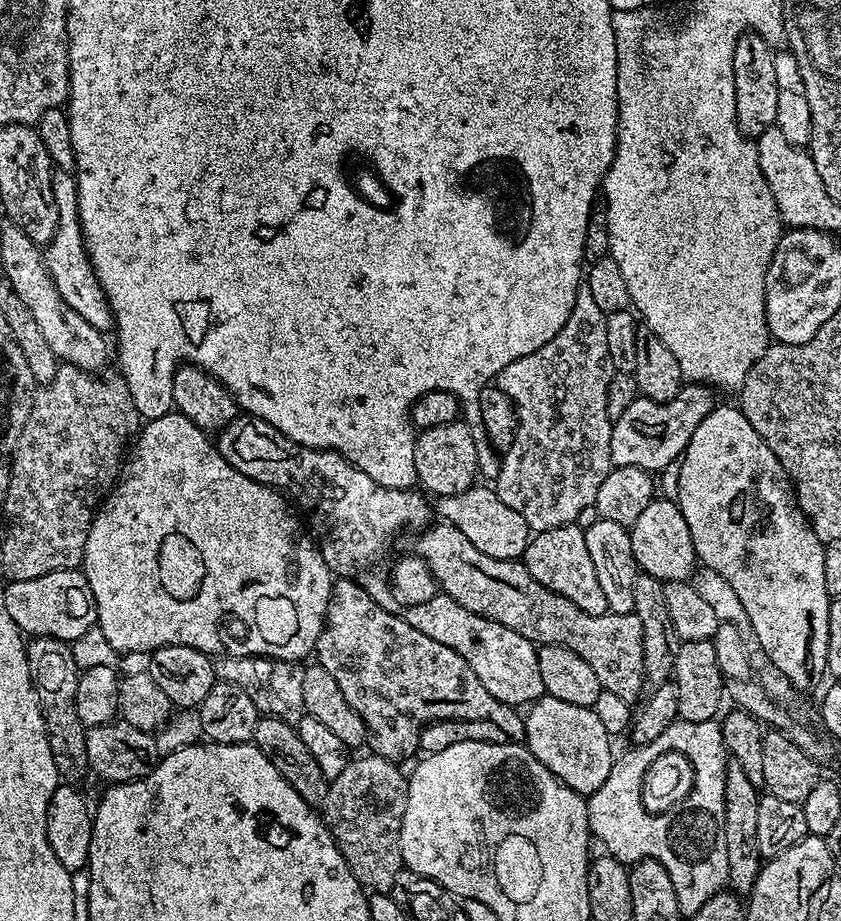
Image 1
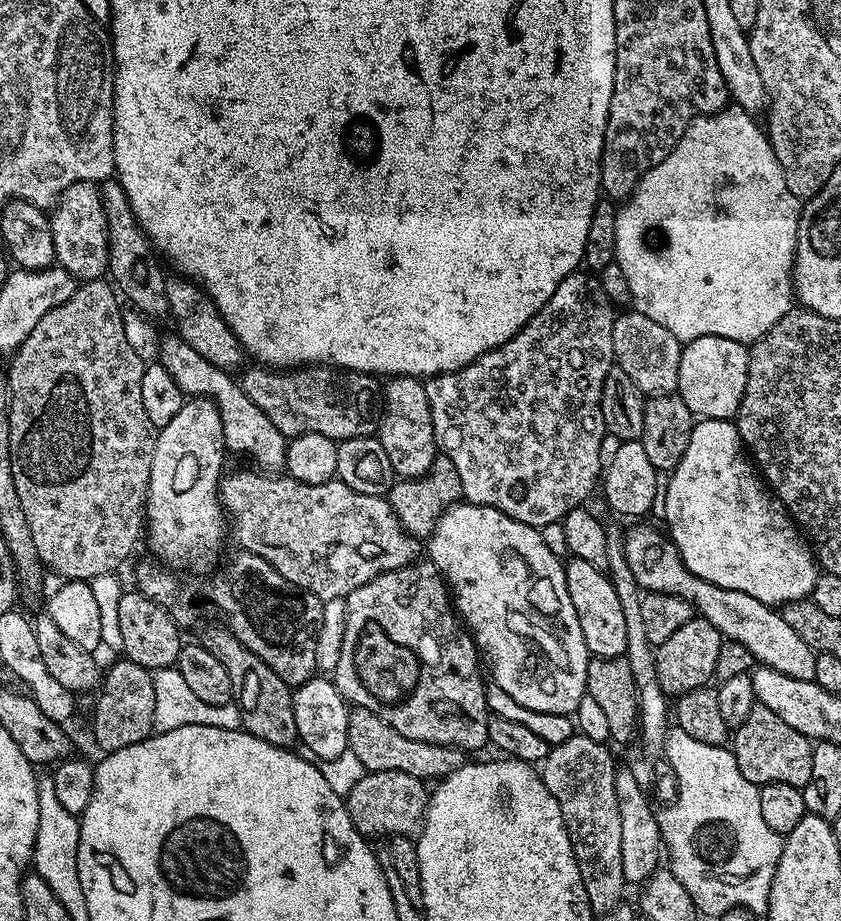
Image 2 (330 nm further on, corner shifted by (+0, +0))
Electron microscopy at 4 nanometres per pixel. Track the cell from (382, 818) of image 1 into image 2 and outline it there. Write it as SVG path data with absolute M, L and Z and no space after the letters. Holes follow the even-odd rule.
M368 772L348 791L346 807L354 826L365 838L407 836L416 838L426 819L426 801L430 795L425 781L405 772Z

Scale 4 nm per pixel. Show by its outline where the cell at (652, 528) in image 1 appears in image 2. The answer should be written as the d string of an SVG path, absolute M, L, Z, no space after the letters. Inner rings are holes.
M640 522L638 526L632 527L623 537L622 549L630 572L635 579L637 587L647 592L664 592L671 596L678 596L684 601L693 603L697 613L705 618L712 626L717 628L720 634L727 640L736 641L738 644L746 646L750 650L753 659L760 659L765 667L770 667L778 672L784 672L792 677L800 679L811 679L815 670L817 655L800 635L795 634L793 628L783 618L783 615L773 607L759 602L756 598L750 597L742 591L726 590L724 587L714 586L713 583L706 582L705 579L698 578L685 563L682 562L680 552L676 544L660 529L660 531L648 524Z

